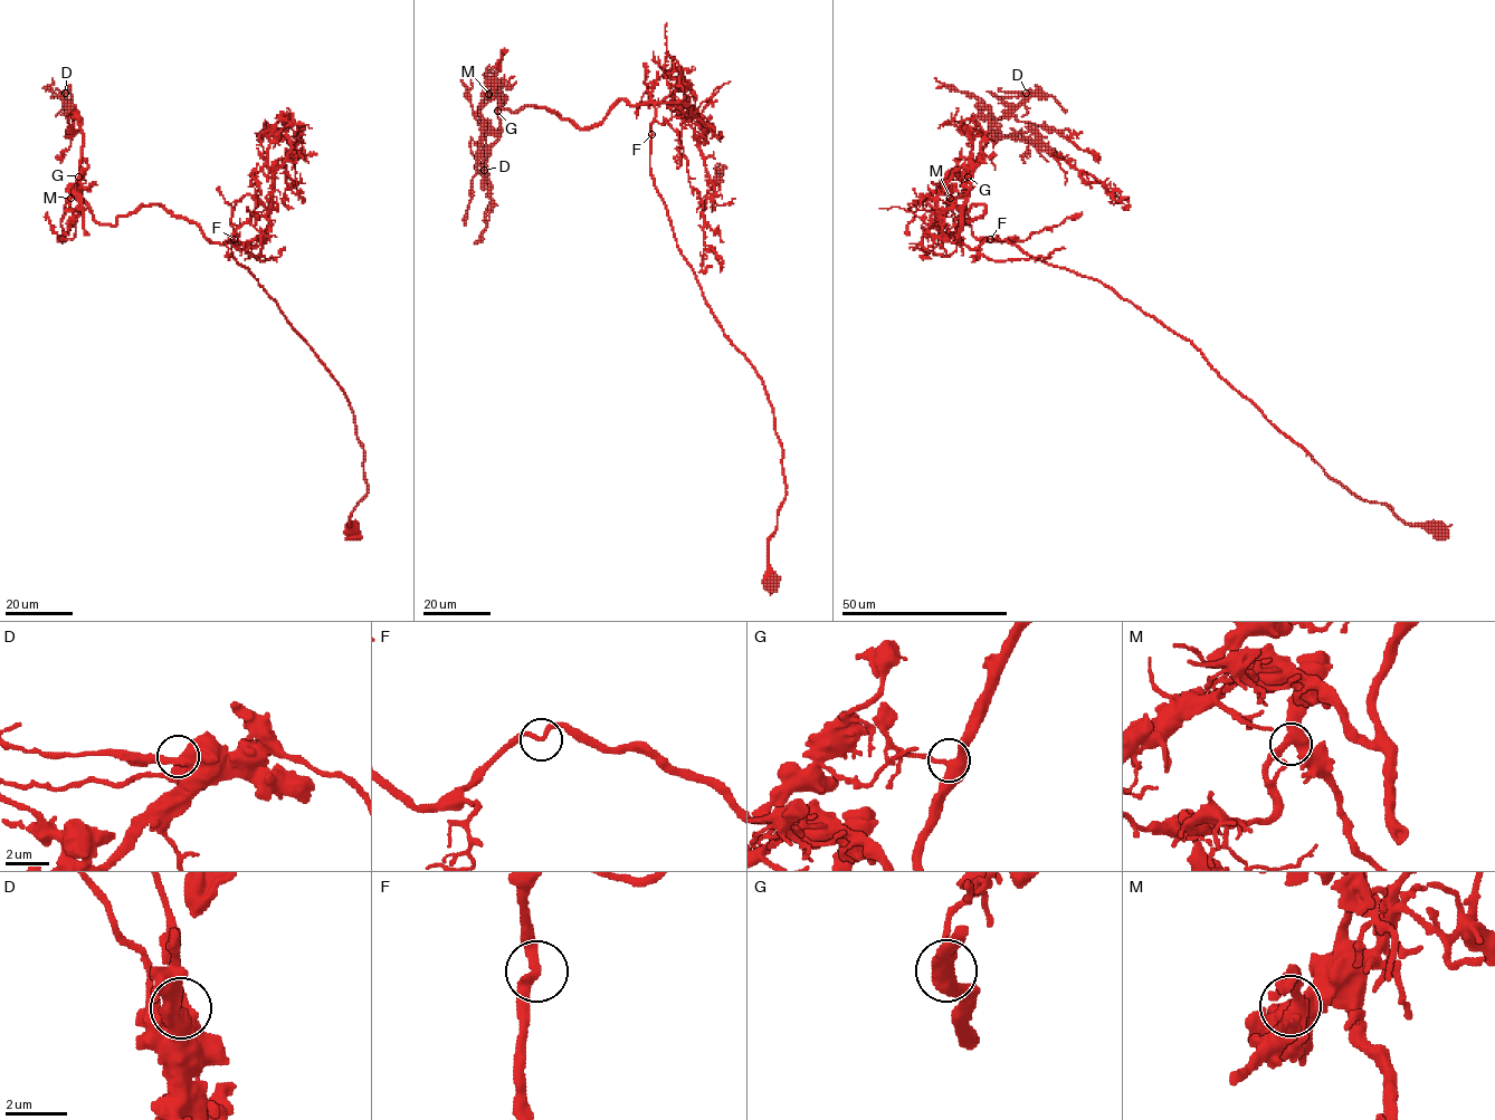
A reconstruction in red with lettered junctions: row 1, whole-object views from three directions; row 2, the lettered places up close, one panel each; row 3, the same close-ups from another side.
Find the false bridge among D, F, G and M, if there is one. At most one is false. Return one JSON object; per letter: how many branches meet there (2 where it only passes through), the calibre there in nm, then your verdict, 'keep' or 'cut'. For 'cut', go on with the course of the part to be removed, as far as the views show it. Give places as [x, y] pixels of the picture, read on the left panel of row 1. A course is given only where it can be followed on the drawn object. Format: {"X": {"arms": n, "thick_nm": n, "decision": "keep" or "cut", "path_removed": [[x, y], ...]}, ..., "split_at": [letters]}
{"D": {"arms": 2, "thick_nm": 480, "decision": "keep"}, "F": {"arms": 2, "thick_nm": 240, "decision": "keep"}, "G": {"arms": 3, "thick_nm": 380, "decision": "keep"}, "M": {"arms": 3, "thick_nm": 460, "decision": "keep"}, "split_at": []}

